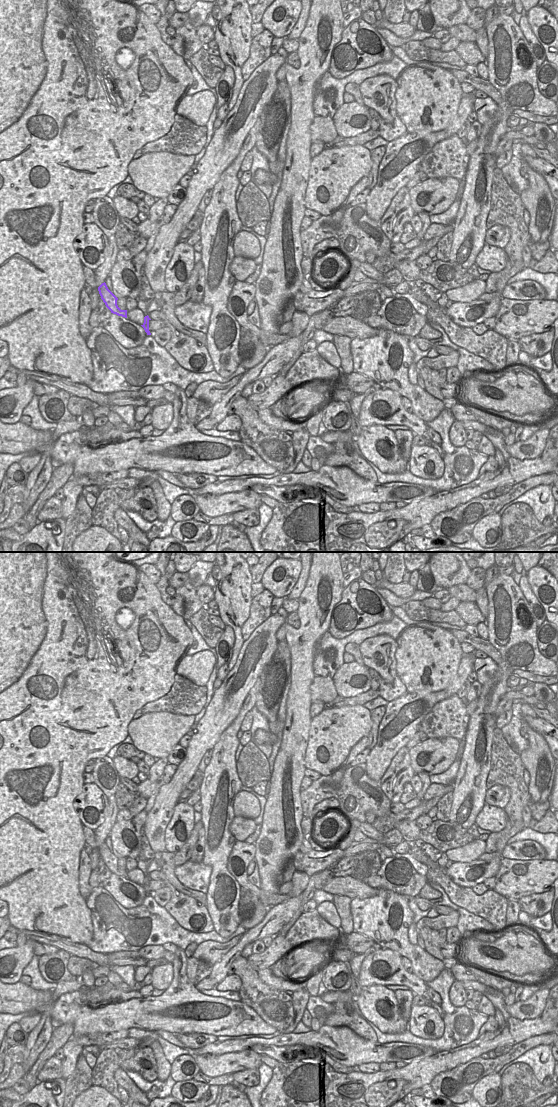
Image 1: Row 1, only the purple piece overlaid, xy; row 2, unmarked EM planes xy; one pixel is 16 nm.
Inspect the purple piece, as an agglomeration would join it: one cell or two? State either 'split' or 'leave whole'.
split

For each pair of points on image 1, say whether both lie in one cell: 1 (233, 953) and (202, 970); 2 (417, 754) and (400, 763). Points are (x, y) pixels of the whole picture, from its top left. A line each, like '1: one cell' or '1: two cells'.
1: two cells
2: two cells

